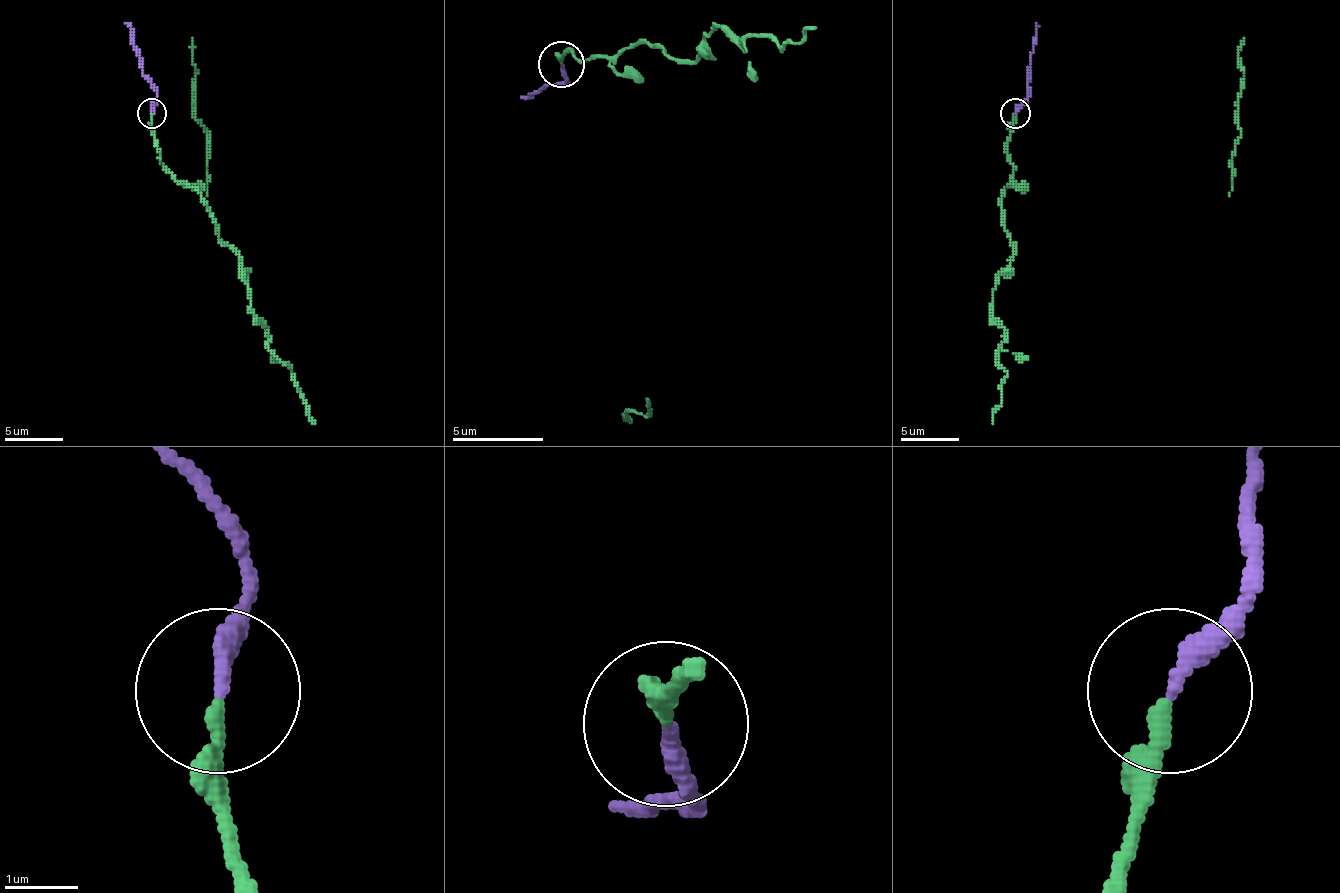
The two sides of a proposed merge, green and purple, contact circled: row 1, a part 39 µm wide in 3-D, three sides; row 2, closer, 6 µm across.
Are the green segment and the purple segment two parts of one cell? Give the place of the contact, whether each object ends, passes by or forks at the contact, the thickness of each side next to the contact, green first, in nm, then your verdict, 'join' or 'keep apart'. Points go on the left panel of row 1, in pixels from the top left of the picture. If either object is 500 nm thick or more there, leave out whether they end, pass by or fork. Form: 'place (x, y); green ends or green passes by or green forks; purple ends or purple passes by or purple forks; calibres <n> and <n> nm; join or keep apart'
place (152, 113); green ends; purple ends; calibres 220 and 260 nm; join

